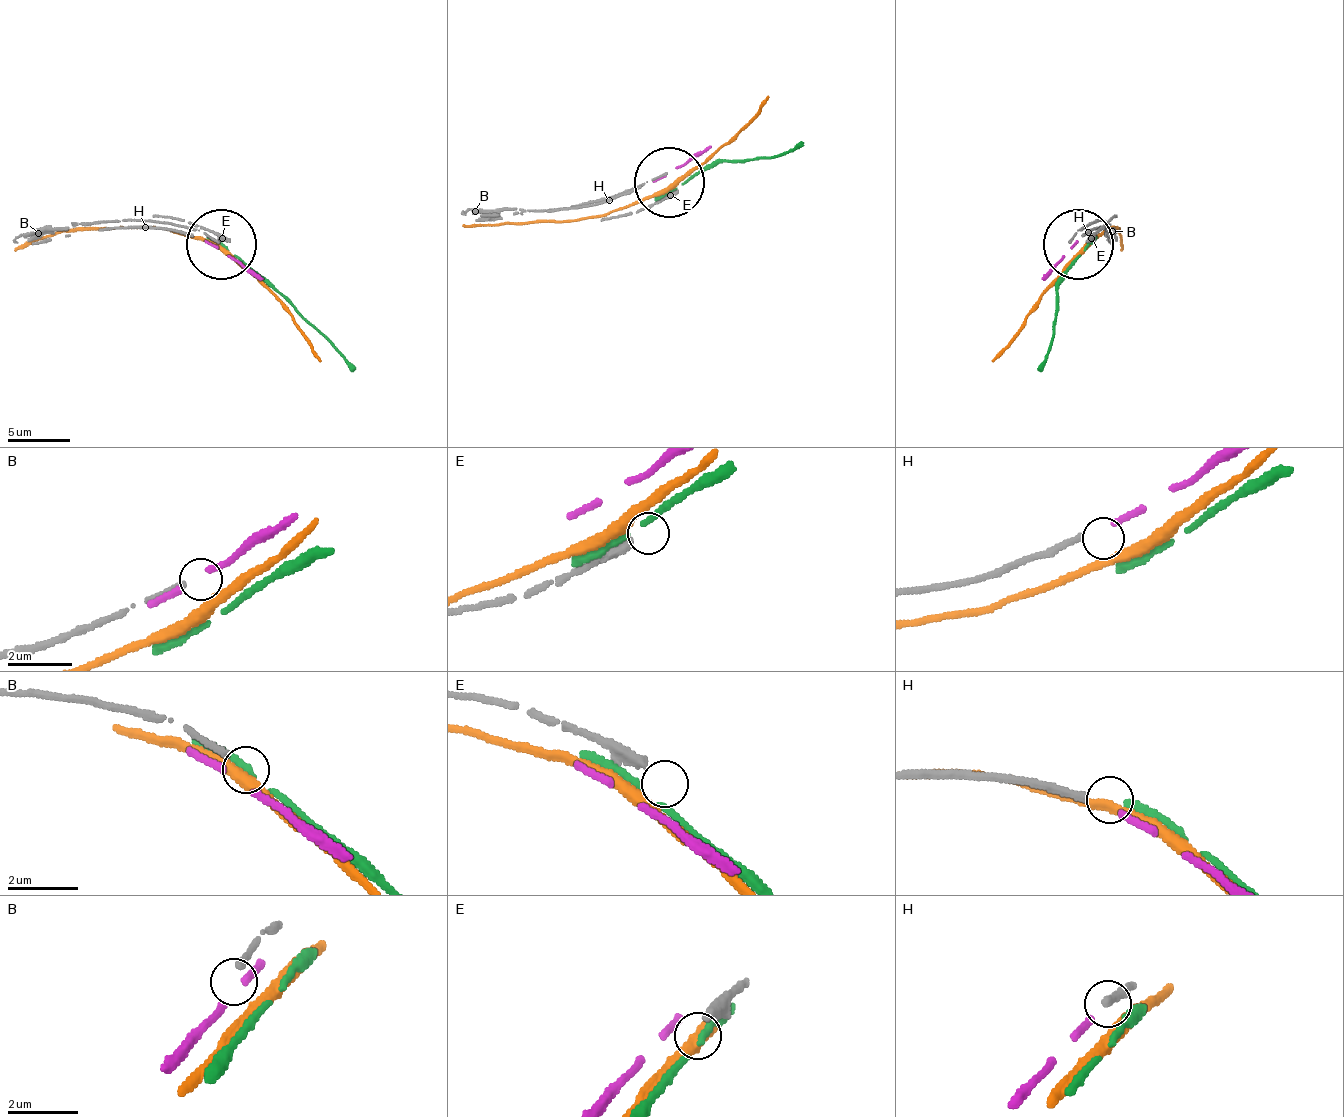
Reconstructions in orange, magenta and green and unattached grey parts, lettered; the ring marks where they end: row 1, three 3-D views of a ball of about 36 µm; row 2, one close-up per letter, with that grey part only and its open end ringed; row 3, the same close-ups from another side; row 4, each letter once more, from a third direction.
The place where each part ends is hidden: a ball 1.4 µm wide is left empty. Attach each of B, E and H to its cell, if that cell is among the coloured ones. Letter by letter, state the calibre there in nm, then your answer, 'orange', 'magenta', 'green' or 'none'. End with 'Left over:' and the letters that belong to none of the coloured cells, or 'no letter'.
B: calibre 170 nm; none
E: calibre 320 nm; none
H: calibre 200 nm; magenta
Left over: B, E

